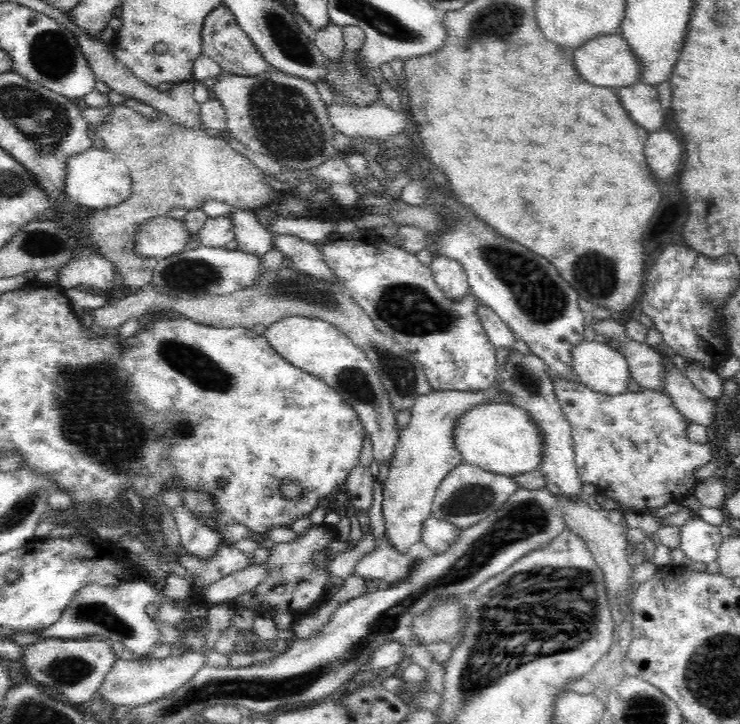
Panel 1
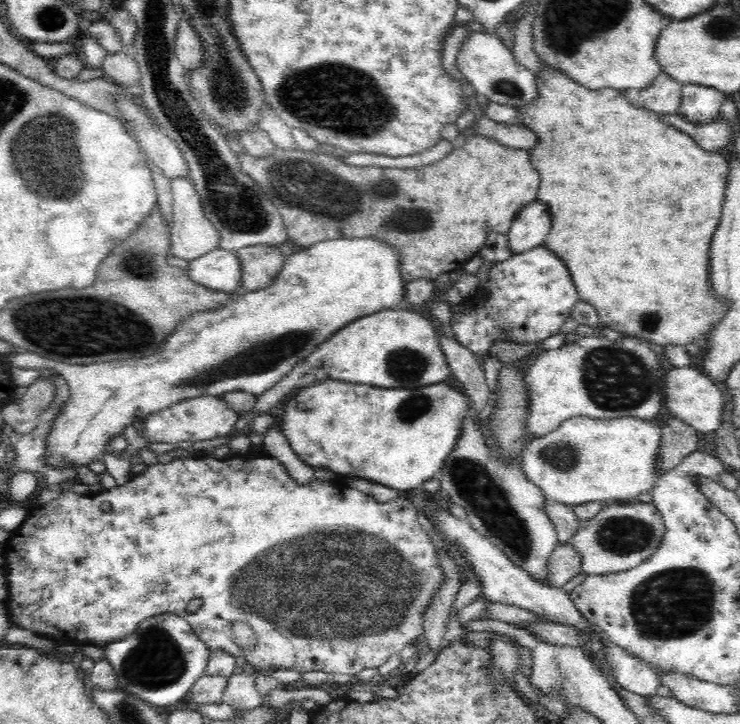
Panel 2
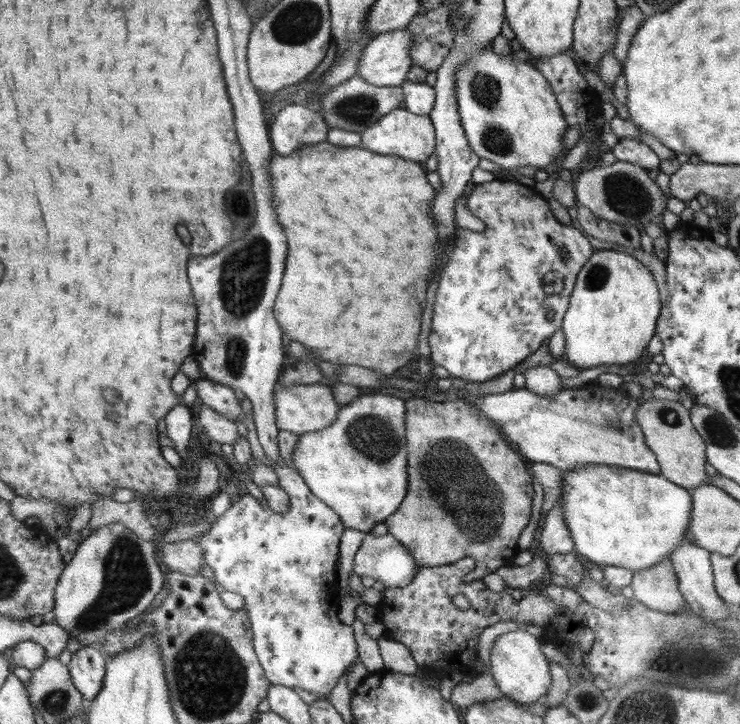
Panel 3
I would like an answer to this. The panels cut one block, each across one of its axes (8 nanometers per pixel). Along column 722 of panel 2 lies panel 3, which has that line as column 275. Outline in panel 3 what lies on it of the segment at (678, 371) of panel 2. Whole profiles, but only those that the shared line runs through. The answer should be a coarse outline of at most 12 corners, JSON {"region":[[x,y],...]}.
{"region":[[330,386],[277,387],[279,430],[330,426],[341,410]]}

